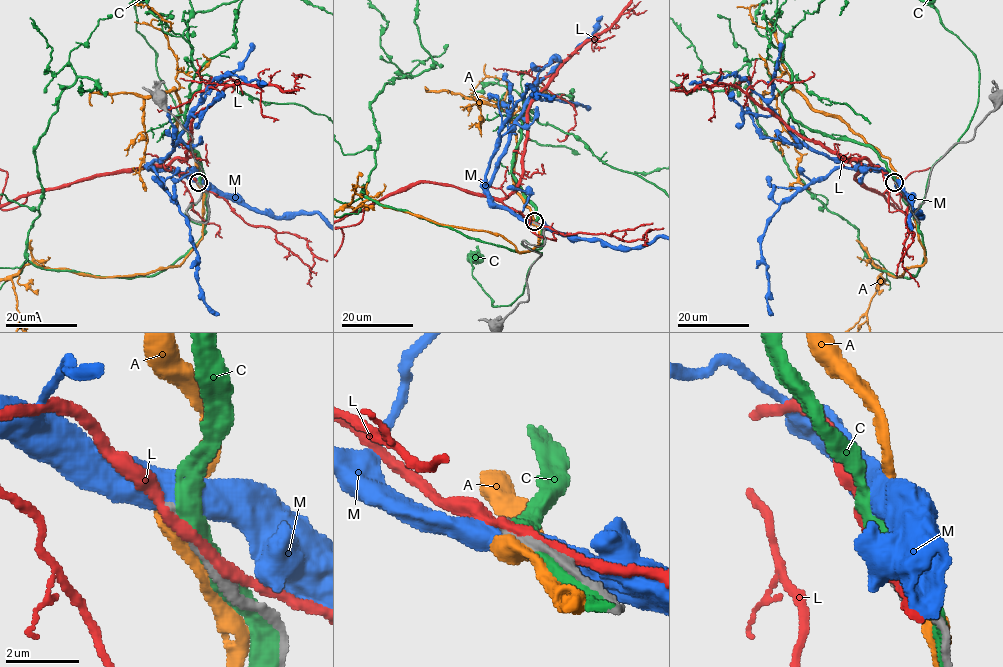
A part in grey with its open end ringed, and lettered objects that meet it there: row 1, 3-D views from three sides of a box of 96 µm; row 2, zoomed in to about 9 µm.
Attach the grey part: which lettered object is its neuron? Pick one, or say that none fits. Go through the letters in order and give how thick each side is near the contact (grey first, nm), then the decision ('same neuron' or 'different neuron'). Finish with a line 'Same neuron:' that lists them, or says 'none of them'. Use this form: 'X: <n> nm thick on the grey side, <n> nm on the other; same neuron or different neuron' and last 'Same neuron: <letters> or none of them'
A: 340 nm thick on the grey side, 550 nm on the other; different neuron
C: 240 nm thick on the grey side, 400 nm on the other; different neuron
L: 240 nm thick on the grey side, 280 nm on the other; different neuron
M: 280 nm thick on the grey side, 550 nm on the other; different neuron
Same neuron: none of them

